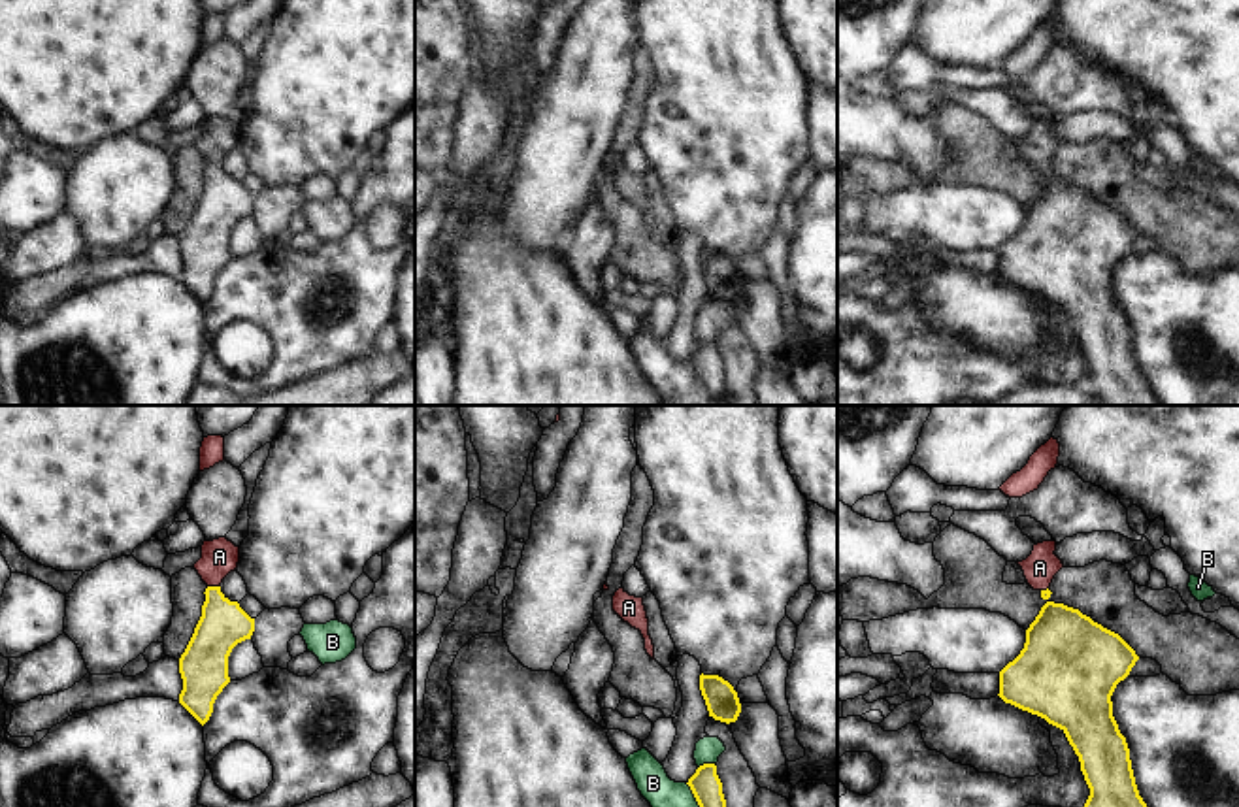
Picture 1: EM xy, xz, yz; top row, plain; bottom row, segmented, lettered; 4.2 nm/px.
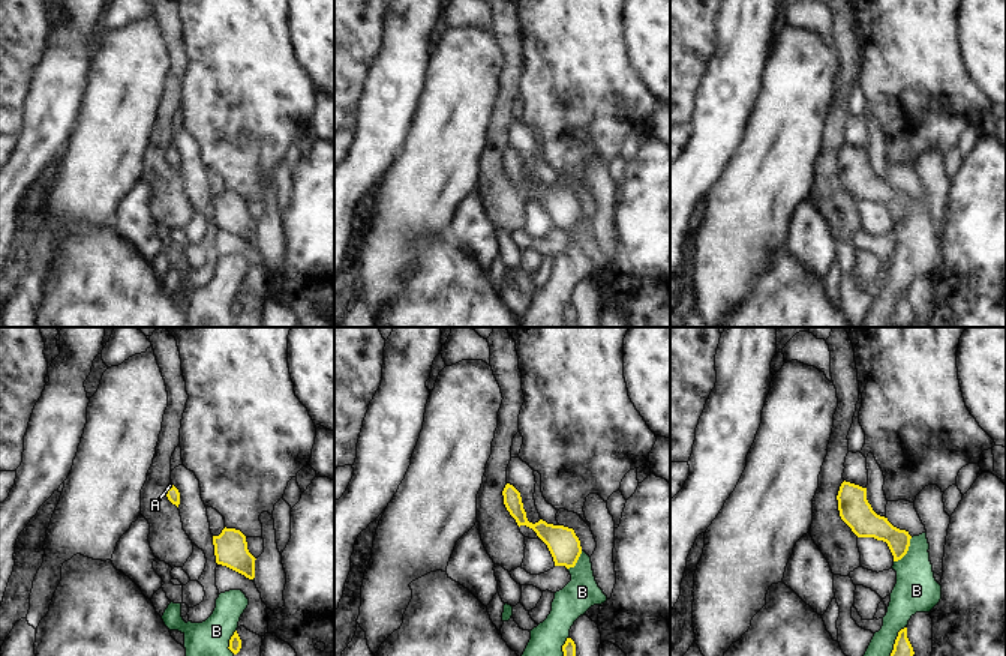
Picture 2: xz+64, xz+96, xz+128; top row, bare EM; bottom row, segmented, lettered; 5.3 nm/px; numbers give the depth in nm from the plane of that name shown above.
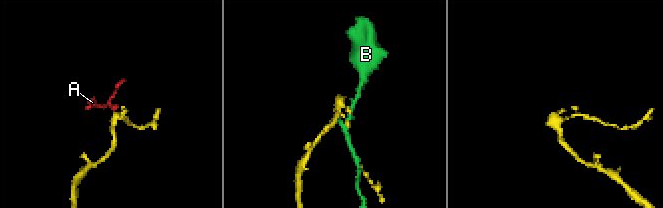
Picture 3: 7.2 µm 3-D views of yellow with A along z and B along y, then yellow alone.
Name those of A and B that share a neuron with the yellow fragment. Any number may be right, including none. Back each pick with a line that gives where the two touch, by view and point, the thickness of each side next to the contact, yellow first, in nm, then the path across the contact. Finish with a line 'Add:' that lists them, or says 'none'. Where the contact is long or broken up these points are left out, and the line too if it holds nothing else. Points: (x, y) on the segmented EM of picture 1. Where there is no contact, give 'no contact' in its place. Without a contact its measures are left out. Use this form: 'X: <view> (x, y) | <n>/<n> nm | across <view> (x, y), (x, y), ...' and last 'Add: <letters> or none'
A: xy (214, 587) | 200/160 nm | across xy (223, 625), (215, 608), (214, 587), (214, 566), (219, 557)
Add: A

